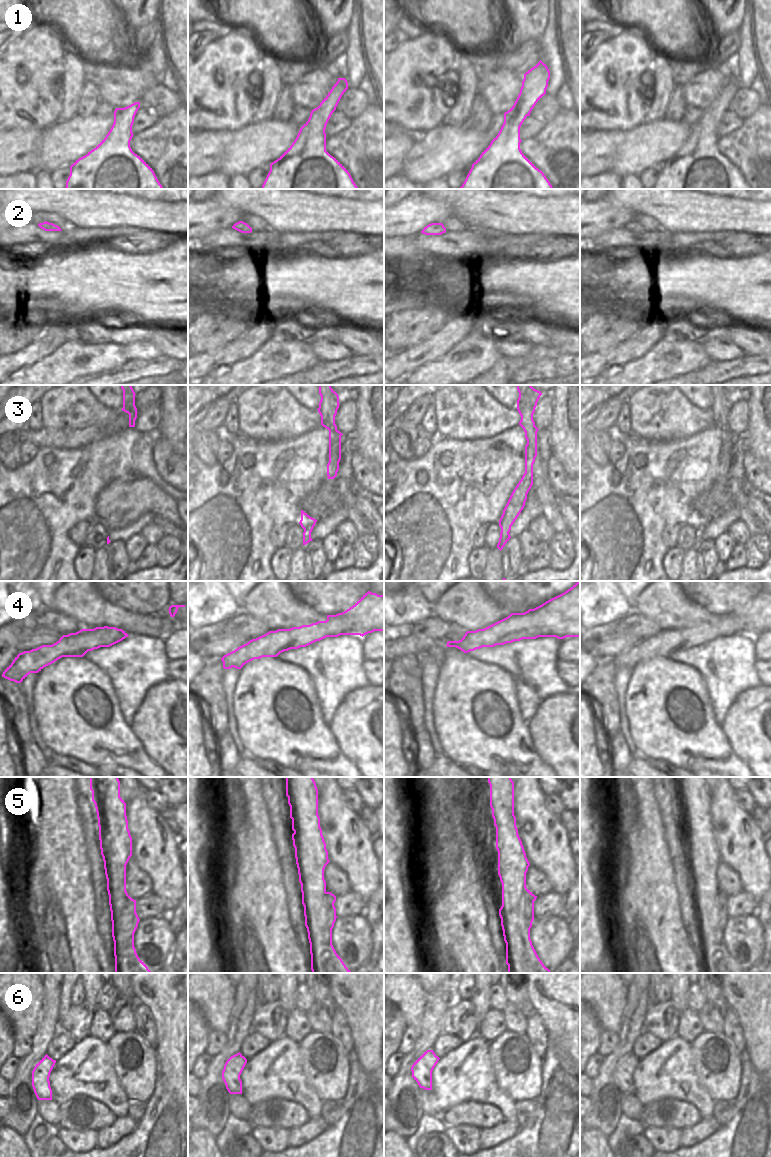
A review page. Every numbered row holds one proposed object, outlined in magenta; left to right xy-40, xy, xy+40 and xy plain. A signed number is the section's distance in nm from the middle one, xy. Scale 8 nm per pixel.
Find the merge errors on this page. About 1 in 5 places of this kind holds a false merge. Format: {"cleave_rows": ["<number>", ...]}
{"cleave_rows": ["5"]}

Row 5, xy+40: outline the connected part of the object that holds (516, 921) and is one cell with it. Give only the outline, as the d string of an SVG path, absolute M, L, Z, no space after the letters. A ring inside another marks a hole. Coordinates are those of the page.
M488 777L490 785L490 807L496 827L496 849L498 851L498 875L502 883L502 906L499 909L508 973L550 973L538 957L530 939L532 917L530 907L522 897L526 886L526 873L530 863L516 827L514 815L514 782L511 777Z

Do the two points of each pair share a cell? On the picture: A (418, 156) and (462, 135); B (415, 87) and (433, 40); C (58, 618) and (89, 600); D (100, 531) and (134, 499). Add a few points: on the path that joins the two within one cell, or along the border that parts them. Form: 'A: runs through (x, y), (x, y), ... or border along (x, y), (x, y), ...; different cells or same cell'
A: runs through (429, 156), (434, 155), (445, 147), (451, 146); same cell
B: runs through (415, 75), (415, 72), (432, 52); same cell
C: border along (52, 609), (69, 615), (81, 628); different cells
D: border along (95, 518), (99, 519), (109, 528); different cells

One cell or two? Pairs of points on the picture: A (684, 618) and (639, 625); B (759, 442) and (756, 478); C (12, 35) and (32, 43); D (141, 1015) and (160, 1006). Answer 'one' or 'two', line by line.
A: two
B: two
C: two
D: two

